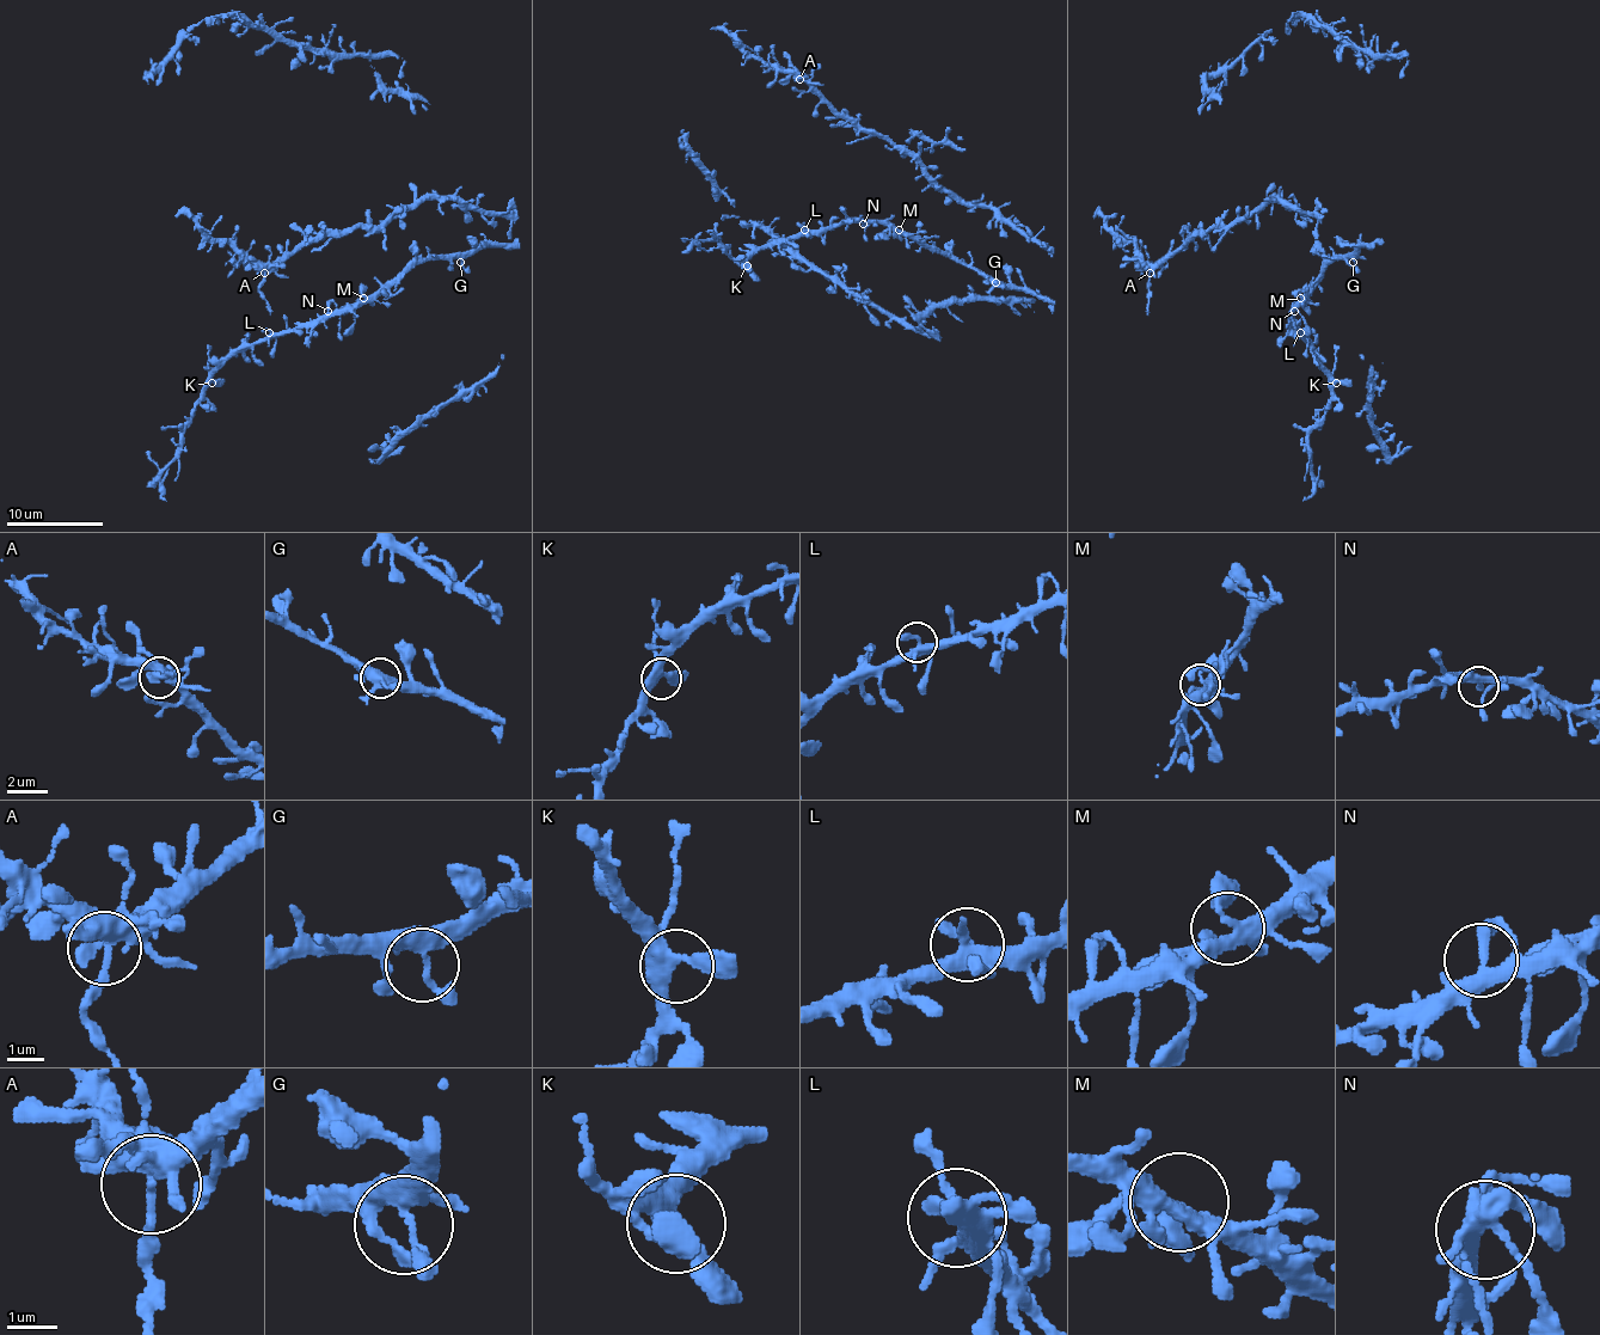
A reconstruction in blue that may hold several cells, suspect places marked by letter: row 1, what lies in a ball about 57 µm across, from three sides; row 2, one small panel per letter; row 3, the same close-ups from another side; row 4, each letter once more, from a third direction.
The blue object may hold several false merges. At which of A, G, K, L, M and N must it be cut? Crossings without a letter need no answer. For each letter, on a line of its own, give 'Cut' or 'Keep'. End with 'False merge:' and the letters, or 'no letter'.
A: Cut
G: Keep
K: Keep
L: Keep
M: Keep
N: Keep
False merge: A

